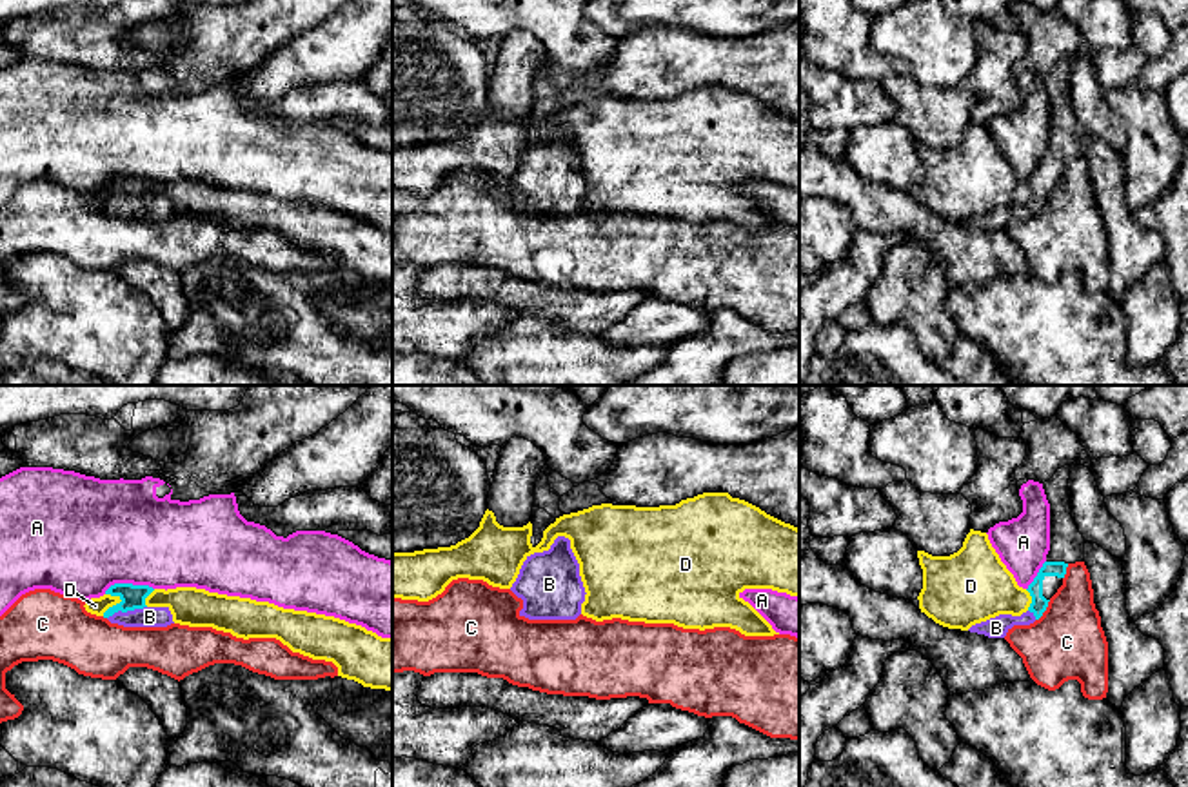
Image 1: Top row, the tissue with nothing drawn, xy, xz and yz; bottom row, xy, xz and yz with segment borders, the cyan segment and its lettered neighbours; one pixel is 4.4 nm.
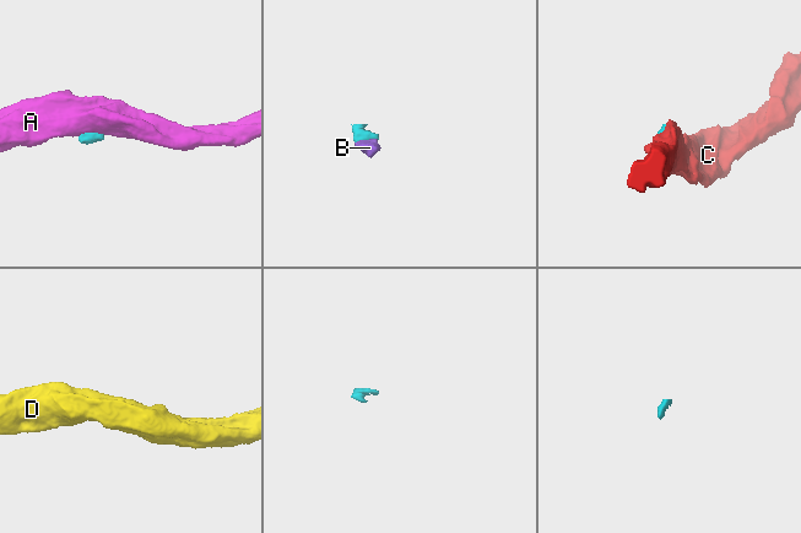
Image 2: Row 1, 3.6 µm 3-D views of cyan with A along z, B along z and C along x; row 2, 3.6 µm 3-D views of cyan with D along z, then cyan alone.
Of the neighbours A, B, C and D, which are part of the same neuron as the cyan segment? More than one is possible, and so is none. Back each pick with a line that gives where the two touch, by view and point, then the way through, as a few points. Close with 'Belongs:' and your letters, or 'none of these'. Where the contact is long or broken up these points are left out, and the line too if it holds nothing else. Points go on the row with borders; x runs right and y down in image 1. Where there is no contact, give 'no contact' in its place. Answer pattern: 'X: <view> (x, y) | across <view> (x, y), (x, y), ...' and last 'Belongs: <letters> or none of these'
B: xy (126, 611) | across xy (133, 597), (133, 604), (126, 611), (149, 617)
Belongs: B

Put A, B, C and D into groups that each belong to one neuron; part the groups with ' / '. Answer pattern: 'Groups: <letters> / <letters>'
Groups: A / B / C / D

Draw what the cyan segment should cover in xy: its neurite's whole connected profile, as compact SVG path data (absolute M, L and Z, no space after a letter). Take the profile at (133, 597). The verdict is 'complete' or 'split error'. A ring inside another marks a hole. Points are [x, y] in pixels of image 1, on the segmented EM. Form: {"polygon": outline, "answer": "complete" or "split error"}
{"polygon": "M114 583L105 594L118 596L122 602L104 613L111 623L124 627L167 627L173 622L169 607L147 607L145 598L154 589L149 585Z", "answer": "split error"}

